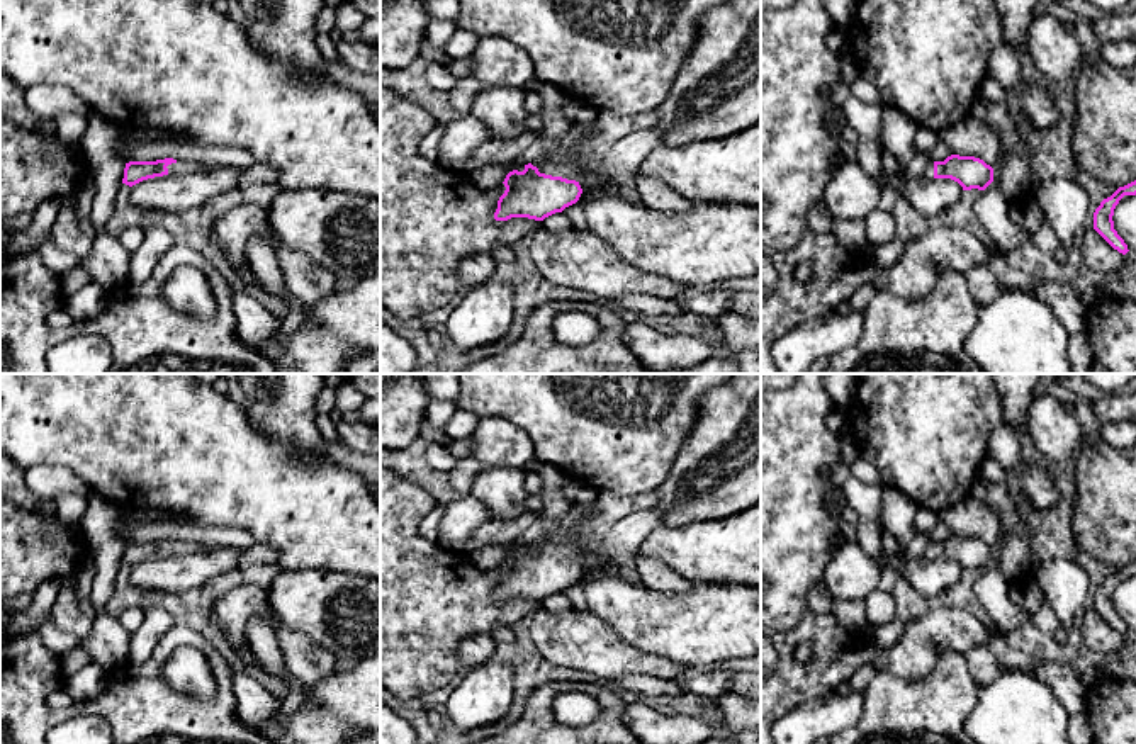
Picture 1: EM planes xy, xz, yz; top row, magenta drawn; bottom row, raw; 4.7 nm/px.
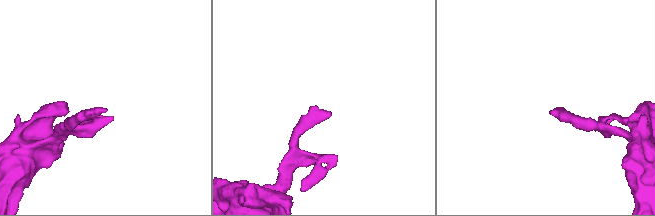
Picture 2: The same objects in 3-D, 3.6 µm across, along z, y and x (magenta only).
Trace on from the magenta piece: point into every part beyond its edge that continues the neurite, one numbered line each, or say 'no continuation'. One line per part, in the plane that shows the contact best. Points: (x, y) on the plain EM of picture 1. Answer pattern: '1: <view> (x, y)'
1: xz (569, 542)

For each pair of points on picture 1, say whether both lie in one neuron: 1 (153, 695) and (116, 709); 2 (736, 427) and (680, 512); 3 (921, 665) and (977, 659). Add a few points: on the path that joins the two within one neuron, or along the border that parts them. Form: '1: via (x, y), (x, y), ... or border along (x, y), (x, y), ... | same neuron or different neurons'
1: via (145, 704), (124, 705) | same neuron
2: via (736, 447), (736, 452), (697, 491) | same neuron
3: border along (985, 644), (973, 646), (965, 654) | different neurons

